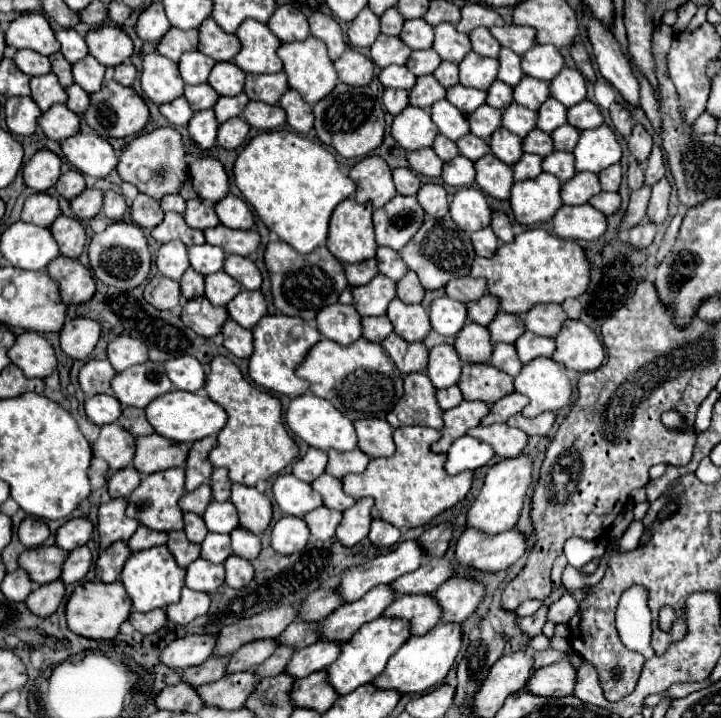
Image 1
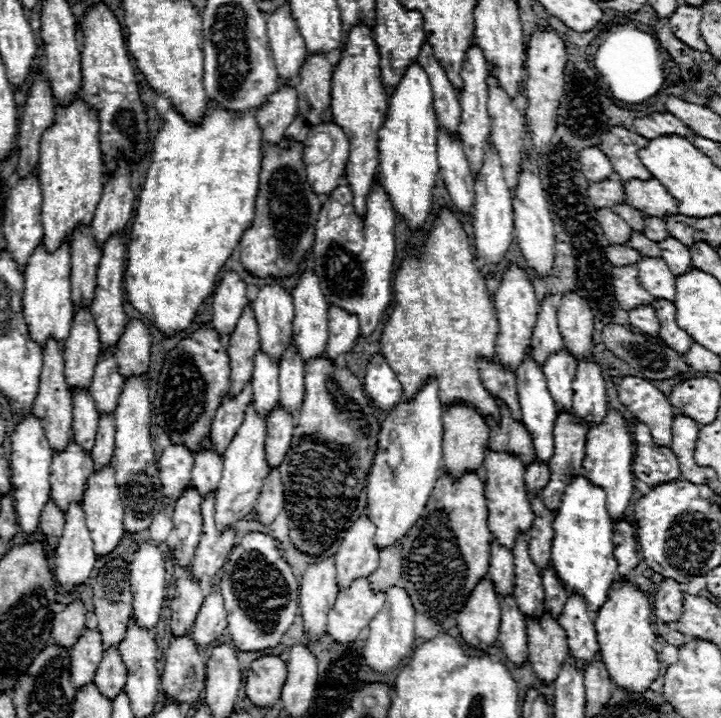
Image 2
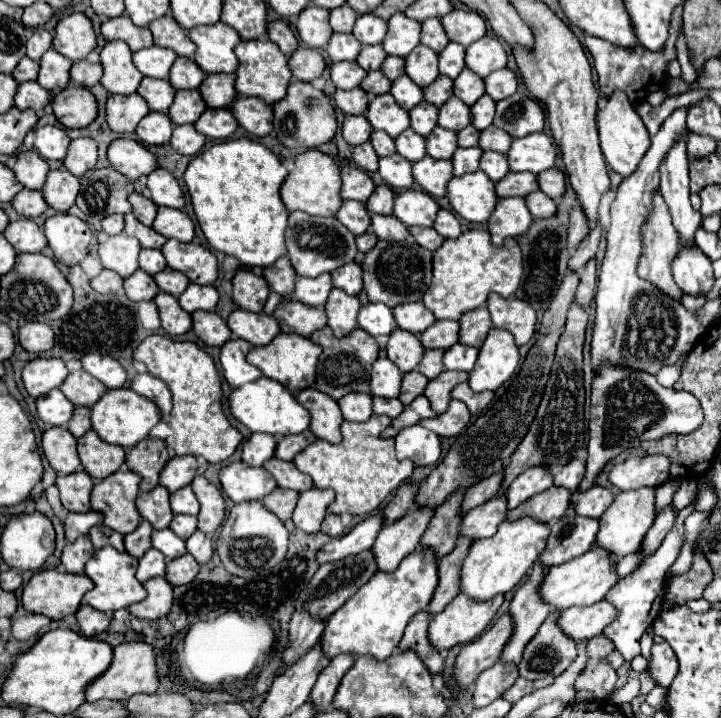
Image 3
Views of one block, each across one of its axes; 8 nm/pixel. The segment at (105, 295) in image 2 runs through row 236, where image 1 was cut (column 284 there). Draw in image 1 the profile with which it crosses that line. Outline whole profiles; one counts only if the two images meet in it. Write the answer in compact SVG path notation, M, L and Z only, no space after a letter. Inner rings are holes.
M250 102L244 108L244 120L248 120L248 124L258 130L276 130L284 126L286 112L278 104L268 106L264 102Z

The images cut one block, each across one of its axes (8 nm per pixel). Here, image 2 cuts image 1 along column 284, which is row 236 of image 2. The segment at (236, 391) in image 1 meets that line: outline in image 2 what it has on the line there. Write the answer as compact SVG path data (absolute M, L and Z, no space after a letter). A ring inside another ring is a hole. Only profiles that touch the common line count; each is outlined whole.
M442 208L440 216L432 224L432 230L428 232L426 250L422 250L418 258L414 258L412 252L414 248L410 248L410 256L404 258L404 262L400 264L394 276L392 314L384 324L380 352L384 354L390 368L398 374L406 400L412 400L418 394L418 390L430 378L434 378L438 382L438 394L440 394L442 406L462 402L476 408L484 418L492 416L494 420L498 420L500 410L496 406L496 400L482 386L480 368L478 368L480 358L486 358L486 360L494 358L498 320L492 308L492 300L486 294L484 278L474 266L474 256L470 252L468 236L462 228L462 222L448 208Z

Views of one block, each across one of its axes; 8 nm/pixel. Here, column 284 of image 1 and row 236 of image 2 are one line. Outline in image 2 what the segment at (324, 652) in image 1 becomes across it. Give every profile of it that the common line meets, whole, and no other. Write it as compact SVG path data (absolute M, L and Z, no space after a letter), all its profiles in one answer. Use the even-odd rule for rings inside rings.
M668 236L668 238L660 240L658 244L660 244L660 250L662 250L662 258L668 264L668 268L672 270L672 274L680 274L680 272L684 272L684 268L692 266L690 252L680 240Z

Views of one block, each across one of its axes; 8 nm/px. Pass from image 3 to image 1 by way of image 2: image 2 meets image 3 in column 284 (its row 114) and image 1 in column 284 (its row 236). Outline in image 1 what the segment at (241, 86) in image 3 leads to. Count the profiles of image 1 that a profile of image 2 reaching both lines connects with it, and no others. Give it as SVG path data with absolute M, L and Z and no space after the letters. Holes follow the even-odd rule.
M308 36L308 40L304 42L290 42L290 44L282 44L278 48L278 56L284 62L284 72L288 74L288 84L290 88L298 90L300 96L308 102L308 104L316 104L320 102L324 96L328 96L334 86L338 84L338 76L334 70L332 60L328 58L326 52L326 44L314 36Z

